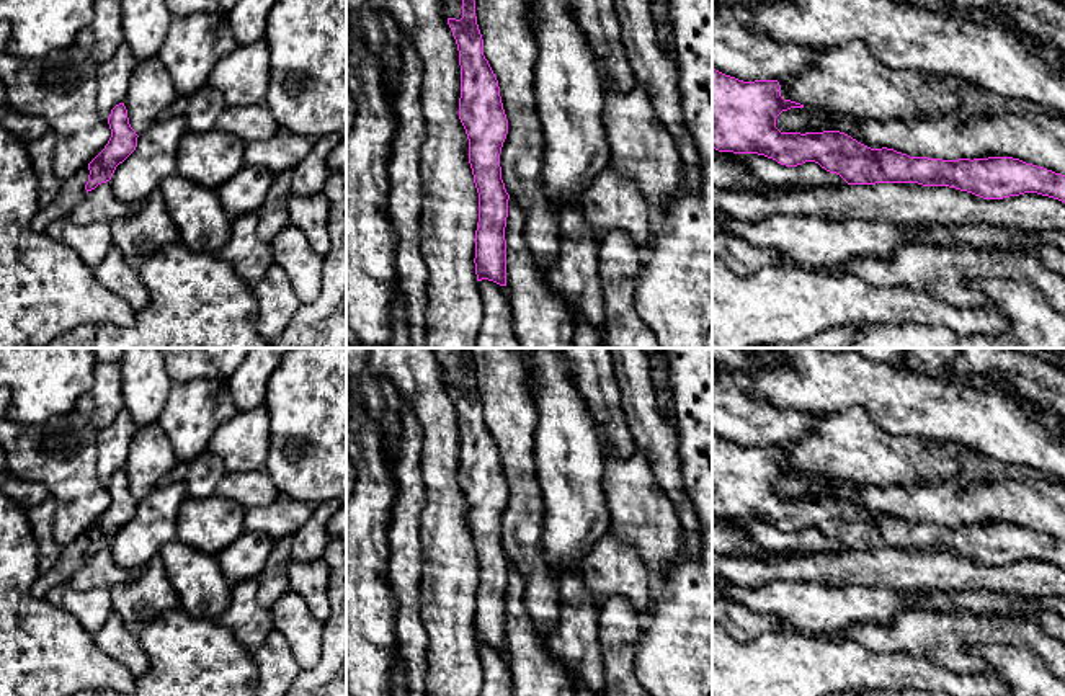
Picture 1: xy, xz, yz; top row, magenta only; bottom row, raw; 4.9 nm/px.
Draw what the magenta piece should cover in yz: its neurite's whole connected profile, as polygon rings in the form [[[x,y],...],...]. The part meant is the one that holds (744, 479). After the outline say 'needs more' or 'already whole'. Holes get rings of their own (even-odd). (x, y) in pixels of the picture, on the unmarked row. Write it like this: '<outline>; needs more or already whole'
[[[712,435],[712,515],[733,520],[758,520],[786,533],[815,528],[848,551],[918,549],[923,552],[949,552],[983,565],[1003,565],[1024,559],[1037,559],[1065,569],[1065,541],[1013,523],[942,526],[910,523],[893,515],[871,515],[840,497],[781,498],[776,484],[804,471],[784,466],[778,446],[743,448]]]; already whole

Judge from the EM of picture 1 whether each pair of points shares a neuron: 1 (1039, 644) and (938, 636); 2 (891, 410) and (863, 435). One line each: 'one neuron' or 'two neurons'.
1: one neuron
2: two neurons

